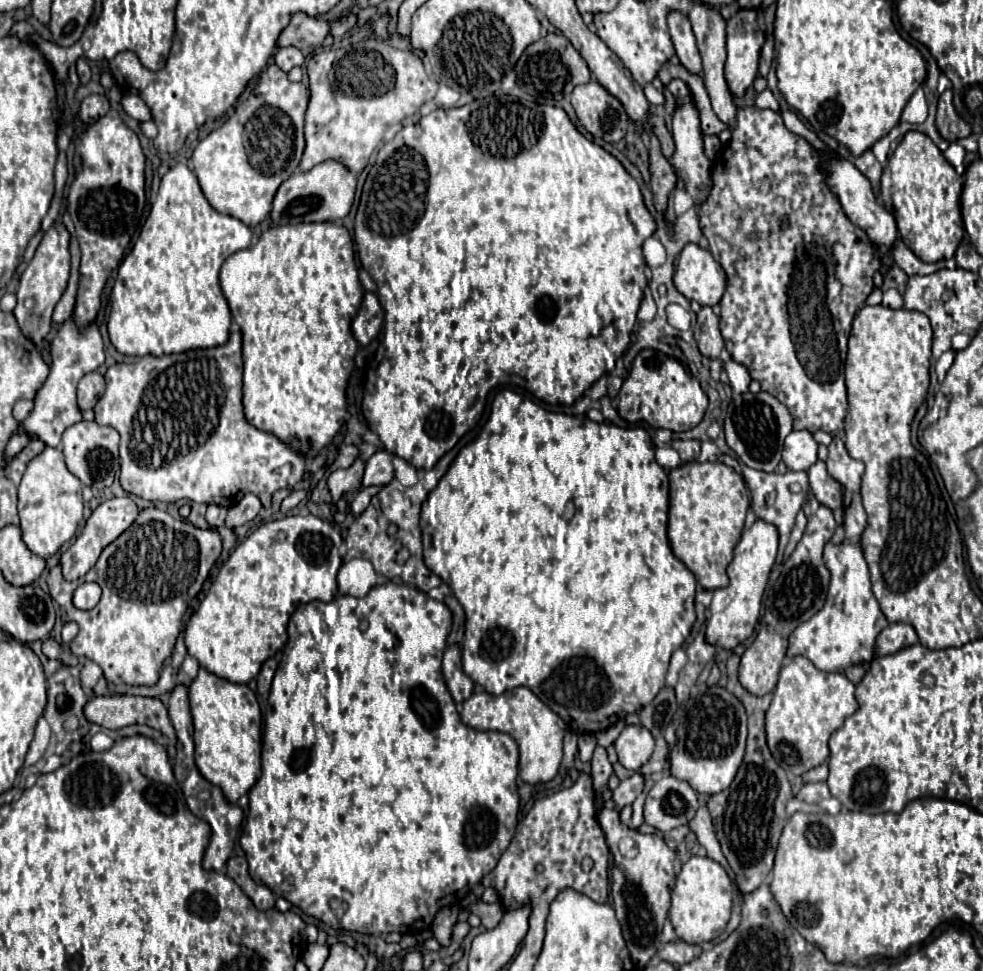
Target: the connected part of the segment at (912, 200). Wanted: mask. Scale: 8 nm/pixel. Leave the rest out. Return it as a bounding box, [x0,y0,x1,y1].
[881,131,963,263]

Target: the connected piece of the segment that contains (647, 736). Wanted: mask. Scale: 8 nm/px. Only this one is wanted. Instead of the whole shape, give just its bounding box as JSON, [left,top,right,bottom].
[615,725,655,771]

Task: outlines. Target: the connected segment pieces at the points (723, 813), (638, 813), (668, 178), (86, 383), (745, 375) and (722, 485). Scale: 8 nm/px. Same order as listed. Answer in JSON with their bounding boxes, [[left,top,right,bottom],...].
[[707,653,791,945],[631,793,645,829],[649,135,677,211],[77,371,105,411],[725,361,751,393],[667,461,751,589]]

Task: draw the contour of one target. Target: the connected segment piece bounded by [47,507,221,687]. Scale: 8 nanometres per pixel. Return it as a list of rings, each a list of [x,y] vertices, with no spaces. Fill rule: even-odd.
[[[147,507],[139,513],[135,523],[119,539],[115,539],[109,547],[103,549],[97,565],[85,577],[77,579],[77,583],[63,581],[61,569],[53,567],[47,577],[49,595],[53,597],[53,601],[57,601],[61,609],[61,619],[65,623],[75,621],[79,625],[79,633],[69,645],[71,653],[95,661],[103,669],[105,679],[113,685],[127,683],[127,685],[153,687],[159,681],[159,671],[163,667],[163,661],[171,657],[175,649],[175,641],[183,625],[181,619],[187,611],[187,601],[197,597],[219,553],[221,553],[221,537],[217,531],[197,529],[191,523],[173,519],[169,513],[157,507]],[[85,581],[95,581],[103,589],[103,597],[99,605],[91,611],[79,611],[71,603],[73,591],[77,589],[77,585]]]

